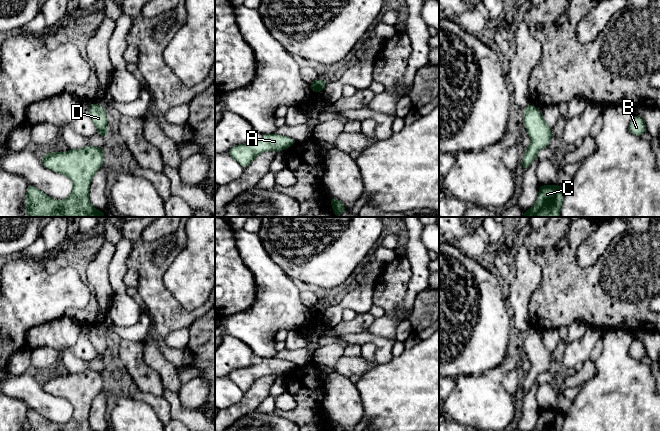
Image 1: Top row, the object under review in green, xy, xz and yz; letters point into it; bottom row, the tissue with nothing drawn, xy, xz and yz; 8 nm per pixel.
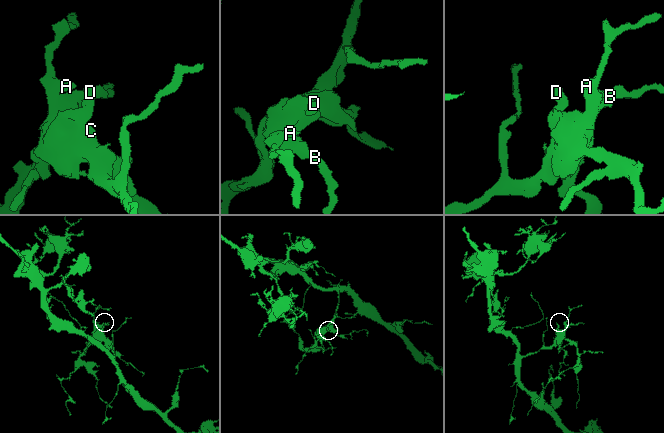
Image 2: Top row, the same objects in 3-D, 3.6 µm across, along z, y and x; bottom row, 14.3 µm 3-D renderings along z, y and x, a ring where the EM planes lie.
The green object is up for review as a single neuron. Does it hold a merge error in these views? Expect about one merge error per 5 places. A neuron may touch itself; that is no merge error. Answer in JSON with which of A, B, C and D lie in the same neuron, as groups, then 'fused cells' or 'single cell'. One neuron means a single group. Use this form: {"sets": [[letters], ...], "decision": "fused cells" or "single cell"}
{"sets": [["A", "B", "C", "D"]], "decision": "single cell"}

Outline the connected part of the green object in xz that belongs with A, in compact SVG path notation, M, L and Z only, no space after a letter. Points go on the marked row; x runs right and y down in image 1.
M264 134L260 140L250 141L230 148L227 152L243 168L246 168L259 154L267 151L284 151L296 141L288 136Z

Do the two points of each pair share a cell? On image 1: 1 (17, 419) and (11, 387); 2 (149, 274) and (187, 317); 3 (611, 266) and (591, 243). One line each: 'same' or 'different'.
1: different
2: same
3: different

